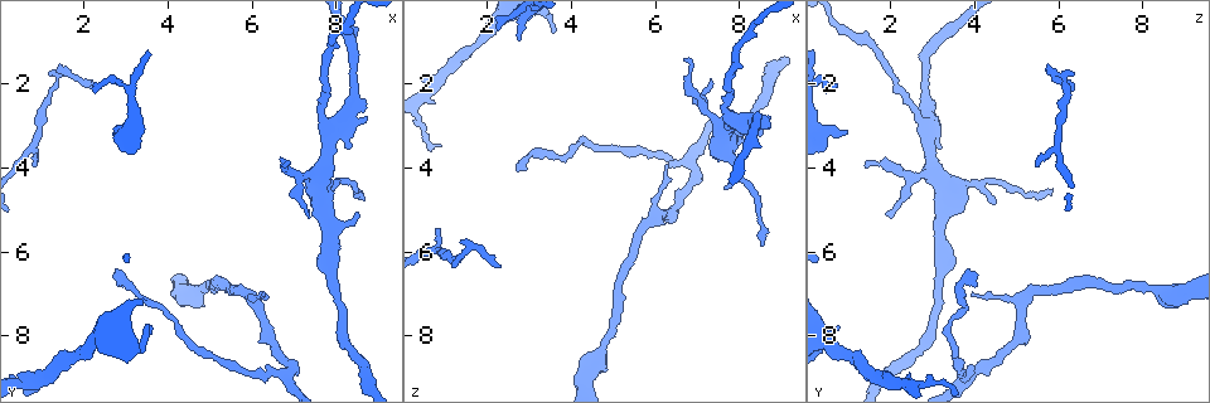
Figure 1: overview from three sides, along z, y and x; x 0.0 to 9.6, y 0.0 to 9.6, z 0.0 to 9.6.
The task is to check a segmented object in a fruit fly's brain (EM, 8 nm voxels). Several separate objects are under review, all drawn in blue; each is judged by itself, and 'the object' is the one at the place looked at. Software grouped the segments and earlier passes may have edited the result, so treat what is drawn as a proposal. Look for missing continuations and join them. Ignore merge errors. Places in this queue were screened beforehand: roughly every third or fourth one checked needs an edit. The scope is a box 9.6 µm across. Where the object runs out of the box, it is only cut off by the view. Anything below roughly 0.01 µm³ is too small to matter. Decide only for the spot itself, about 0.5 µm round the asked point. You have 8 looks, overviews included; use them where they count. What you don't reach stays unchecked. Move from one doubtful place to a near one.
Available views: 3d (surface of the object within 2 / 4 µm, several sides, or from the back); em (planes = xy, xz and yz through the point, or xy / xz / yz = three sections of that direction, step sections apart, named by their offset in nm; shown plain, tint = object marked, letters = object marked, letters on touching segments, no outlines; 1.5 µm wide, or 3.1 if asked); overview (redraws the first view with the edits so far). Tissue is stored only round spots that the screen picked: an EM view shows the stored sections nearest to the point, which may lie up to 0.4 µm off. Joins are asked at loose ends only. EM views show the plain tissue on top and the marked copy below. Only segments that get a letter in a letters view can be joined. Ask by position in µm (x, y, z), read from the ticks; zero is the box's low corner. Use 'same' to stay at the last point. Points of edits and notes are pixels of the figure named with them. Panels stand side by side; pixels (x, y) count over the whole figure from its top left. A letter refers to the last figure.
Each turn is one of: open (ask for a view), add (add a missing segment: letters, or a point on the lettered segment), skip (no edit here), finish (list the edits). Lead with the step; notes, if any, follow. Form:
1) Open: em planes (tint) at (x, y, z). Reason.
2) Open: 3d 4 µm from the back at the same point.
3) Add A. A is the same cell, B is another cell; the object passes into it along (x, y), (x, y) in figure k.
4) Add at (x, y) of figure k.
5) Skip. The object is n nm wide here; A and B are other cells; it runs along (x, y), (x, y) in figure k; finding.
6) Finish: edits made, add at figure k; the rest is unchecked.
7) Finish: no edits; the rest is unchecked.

Open: em planes (letters) at (2.75, 3.10, 0.95). An open end.

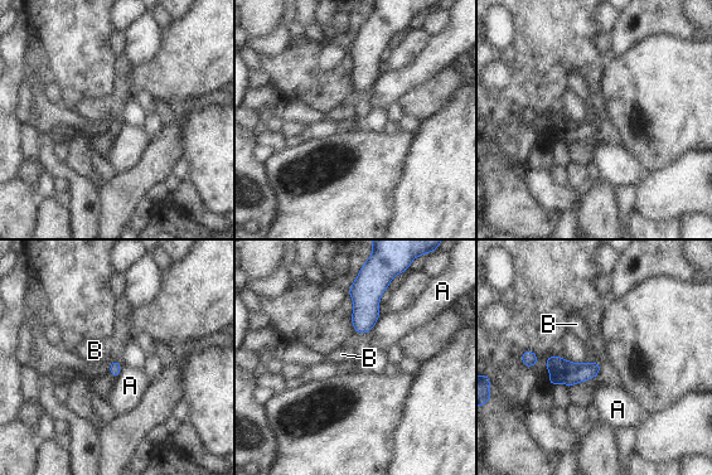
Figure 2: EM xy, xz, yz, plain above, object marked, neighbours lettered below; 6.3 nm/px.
Skip. A and B are other cells; a border runs along (597, 360), (586, 363) in figure 2; no lettered segment goes on from it.

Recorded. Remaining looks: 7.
Open: 3d 4 µm at (3.65, 7.75, 0.75). Free end.

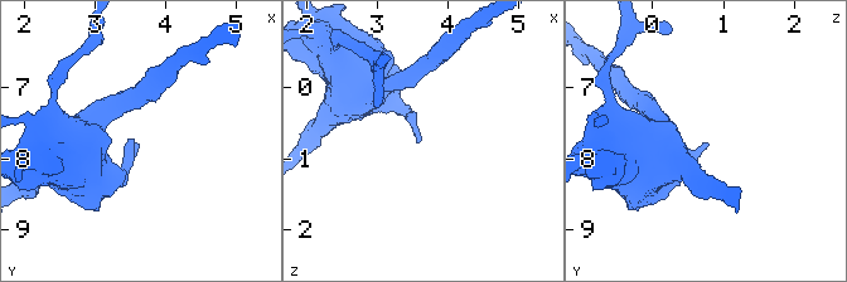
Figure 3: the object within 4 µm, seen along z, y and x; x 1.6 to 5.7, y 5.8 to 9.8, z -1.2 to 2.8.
Open: em yz step 4 (letters) at (3.55, 7.75, 0.75). Shape alone is not enough.

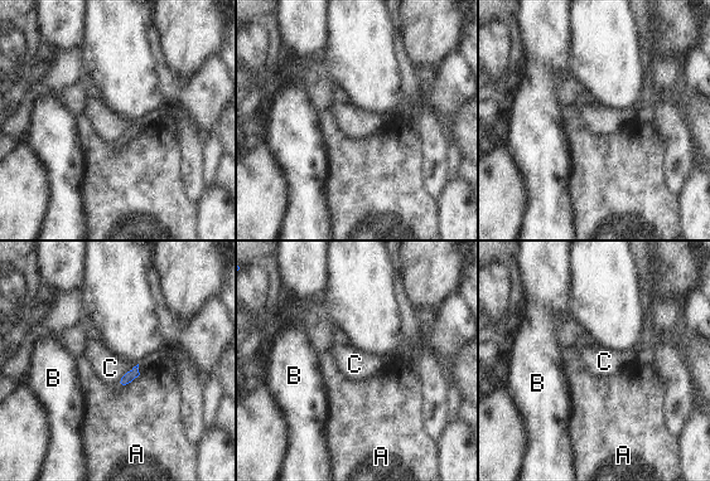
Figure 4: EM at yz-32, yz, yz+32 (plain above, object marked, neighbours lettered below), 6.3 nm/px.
Skip. The longest contact is with C, 200 nm; A, B and C are other cells; no lettered segment goes on from it.

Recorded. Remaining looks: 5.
Open: em planes (letters) at (8.35, 3.50, 3.20). An open end.

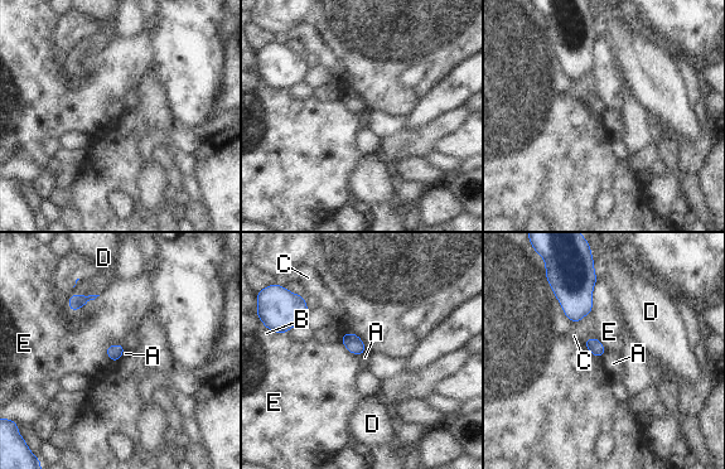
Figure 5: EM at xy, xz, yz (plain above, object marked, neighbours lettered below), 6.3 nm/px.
Skip. A, B, C, D and E are other cells; a border runs along (607, 351), (602, 358) in figure 5; no lettered segment goes on from it.

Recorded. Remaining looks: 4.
Finish: no edits; the rest is unchecked.

